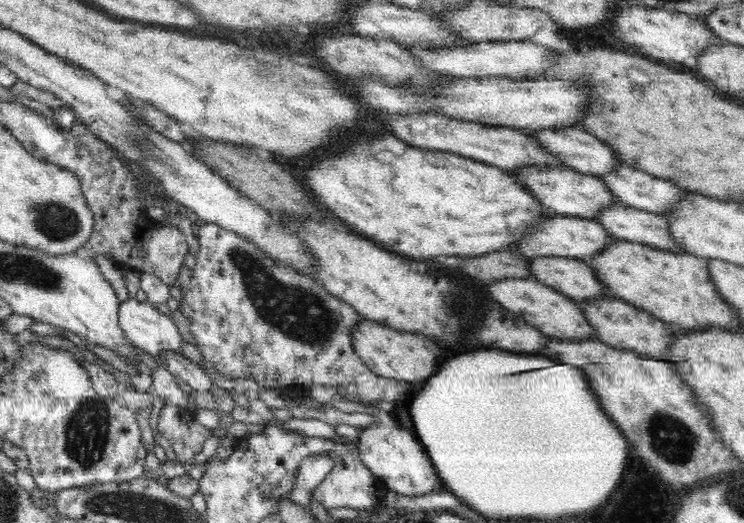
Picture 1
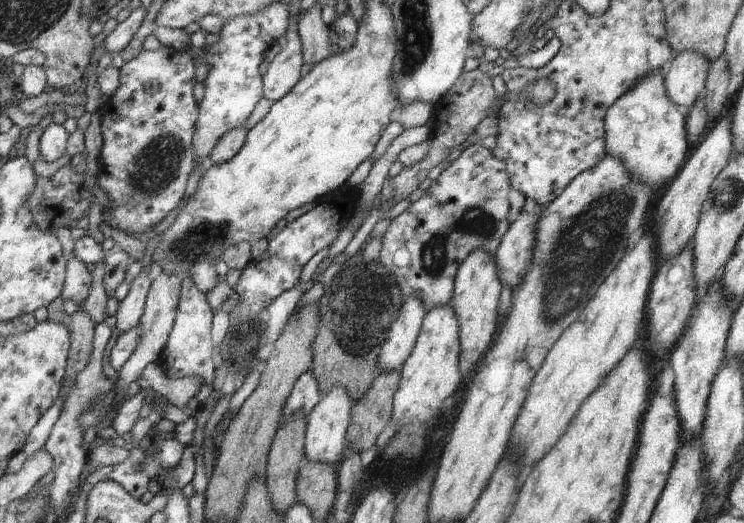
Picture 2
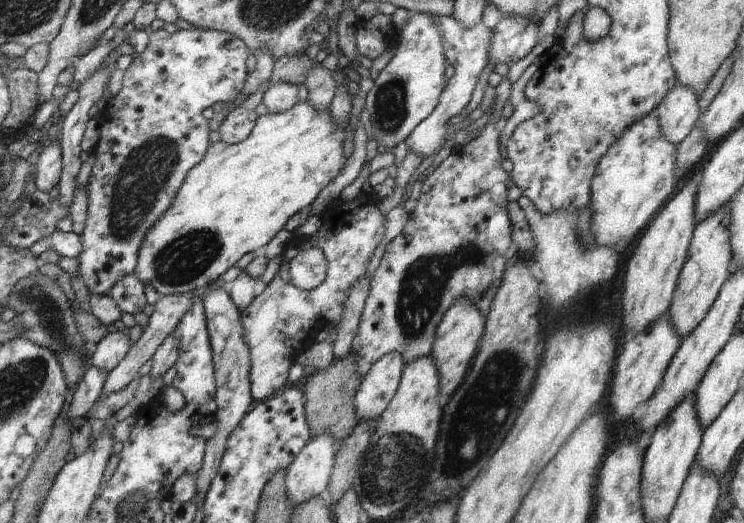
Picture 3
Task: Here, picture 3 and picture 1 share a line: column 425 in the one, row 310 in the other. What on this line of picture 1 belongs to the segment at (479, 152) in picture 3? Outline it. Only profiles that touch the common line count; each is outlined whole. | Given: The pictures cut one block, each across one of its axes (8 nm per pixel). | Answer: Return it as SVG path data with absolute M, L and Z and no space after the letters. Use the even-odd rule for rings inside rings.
M201 222L199 233L196 236L199 240L200 247L198 252L194 254L196 257L196 265L191 271L190 283L186 287L180 285L182 300L179 303L179 310L182 314L191 319L189 341L201 350L204 360L209 361L221 375L234 379L252 378L256 379L263 387L280 391L284 386L289 387L289 391L293 391L296 395L306 393L312 386L334 386L339 395L347 396L349 400L362 400L366 404L378 404L378 402L394 402L406 396L405 386L402 382L394 378L384 378L378 376L374 371L370 370L365 362L362 361L360 355L354 351L354 343L352 343L352 330L358 328L358 322L362 320L358 311L344 302L341 298L335 297L326 291L324 286L314 278L310 278L307 274L300 273L292 267L274 261L265 252L262 252L255 244L249 240L238 236L235 232L224 230L221 226L213 222Z

